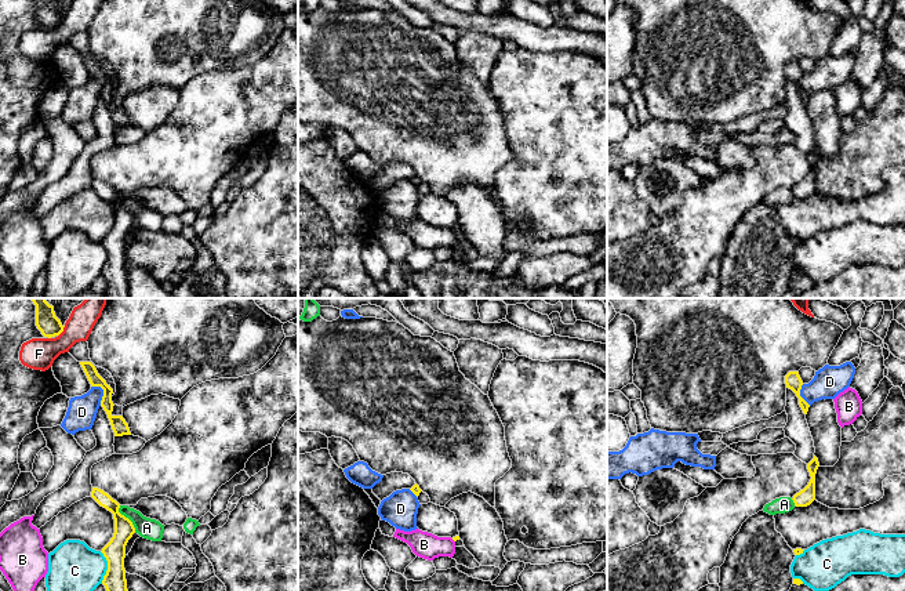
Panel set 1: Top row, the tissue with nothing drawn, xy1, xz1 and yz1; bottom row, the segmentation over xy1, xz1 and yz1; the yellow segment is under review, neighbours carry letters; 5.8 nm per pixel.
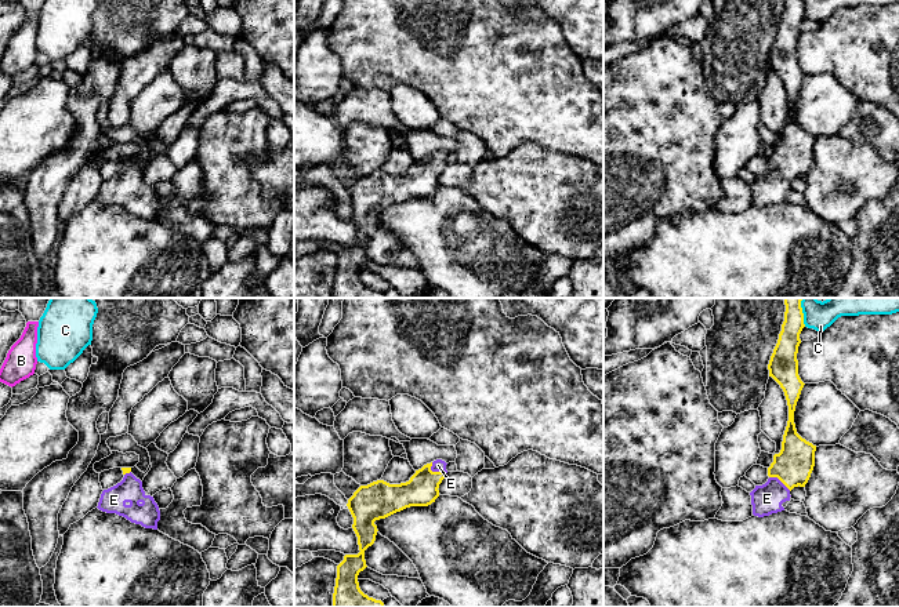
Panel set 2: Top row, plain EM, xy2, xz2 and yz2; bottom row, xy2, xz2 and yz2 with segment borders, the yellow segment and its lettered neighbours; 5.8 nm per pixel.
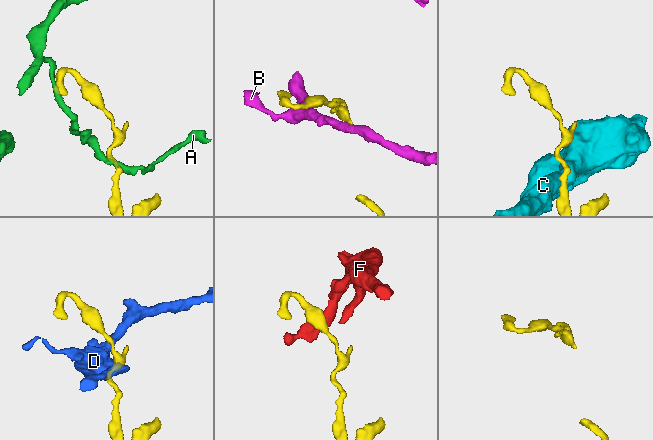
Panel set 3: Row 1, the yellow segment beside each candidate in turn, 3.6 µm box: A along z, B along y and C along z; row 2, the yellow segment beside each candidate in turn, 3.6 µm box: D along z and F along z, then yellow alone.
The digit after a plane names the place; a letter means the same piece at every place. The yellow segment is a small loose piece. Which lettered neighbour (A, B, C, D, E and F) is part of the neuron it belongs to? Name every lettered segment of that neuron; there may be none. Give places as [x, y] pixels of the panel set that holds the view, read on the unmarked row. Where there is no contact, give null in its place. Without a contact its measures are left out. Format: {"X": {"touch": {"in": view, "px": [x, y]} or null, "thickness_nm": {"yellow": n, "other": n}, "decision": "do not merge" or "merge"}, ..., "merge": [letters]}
{"A": {"touch": {"in": "xy1", "px": [127, 209]}, "thickness_nm": {"yellow": 130, "other": 120}, "decision": "do not merge"}, "B": {"touch": null, "decision": "do not merge"}, "C": {"touch": {"in": "xy1", "px": [108, 258]}, "thickness_nm": {"yellow": 140, "other": 320}, "decision": "do not merge"}, "D": {"touch": {"in": "xy1", "px": [104, 83]}, "thickness_nm": {"yellow": 90, "other": 170}, "decision": "do not merge"}, "E": {"touch": {"in": "xz2", "px": [435, 163]}, "thickness_nm": {"yellow": 190, "other": 70}, "decision": "merge"}, "F": {"touch": {"in": "xy1", "px": [62, 21]}, "thickness_nm": {"yellow": 130, "other": 190}, "decision": "do not merge"}, "merge": ["E"]}

